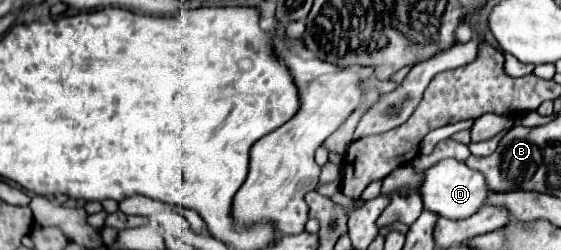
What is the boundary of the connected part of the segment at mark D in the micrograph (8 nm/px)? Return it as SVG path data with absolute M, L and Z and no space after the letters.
M447 158L435 164L433 168L425 170L421 196L423 196L425 210L431 210L443 218L459 220L459 218L469 218L477 210L481 210L481 206L485 204L485 198L489 198L489 186L485 182L485 176L479 170L469 168L465 162Z

